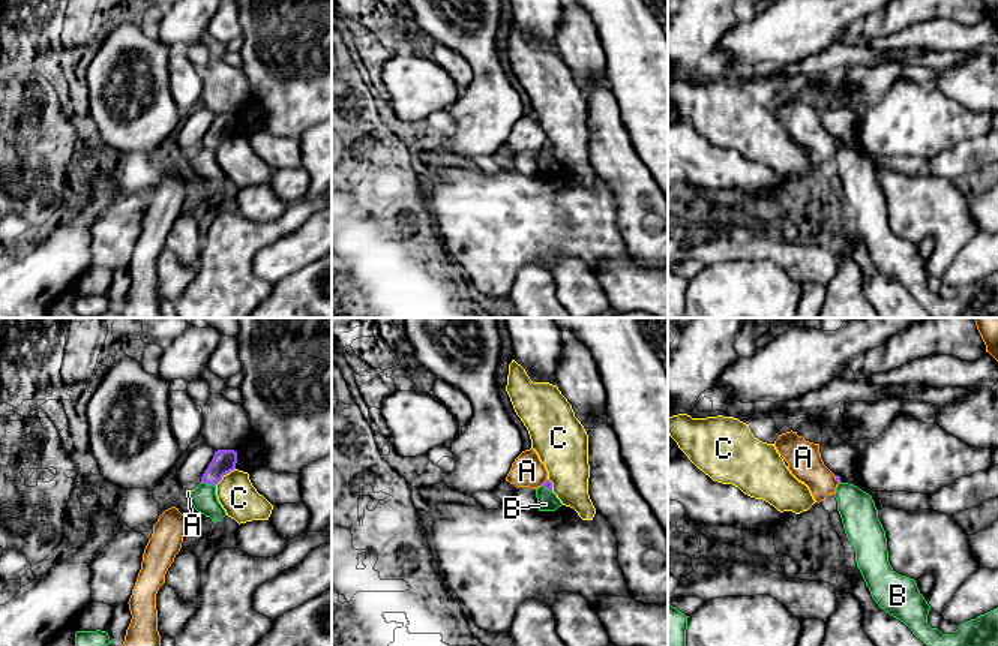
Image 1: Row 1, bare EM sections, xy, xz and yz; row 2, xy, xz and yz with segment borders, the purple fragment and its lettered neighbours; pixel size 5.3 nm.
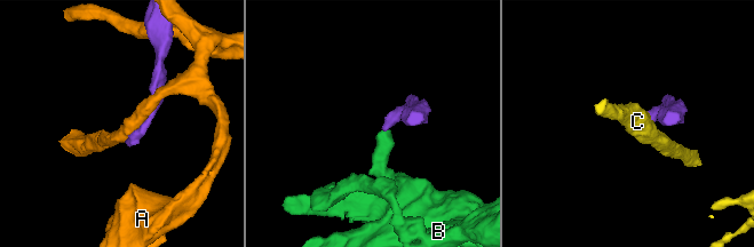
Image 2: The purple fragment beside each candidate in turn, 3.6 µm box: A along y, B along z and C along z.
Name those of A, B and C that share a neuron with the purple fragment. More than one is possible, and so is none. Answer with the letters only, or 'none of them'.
B

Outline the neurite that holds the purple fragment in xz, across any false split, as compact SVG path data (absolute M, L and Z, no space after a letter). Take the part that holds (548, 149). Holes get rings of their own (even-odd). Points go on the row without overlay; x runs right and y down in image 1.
M546 144L540 151L534 153L539 168L539 175L555 175L561 171L561 165L552 156L552 147Z

